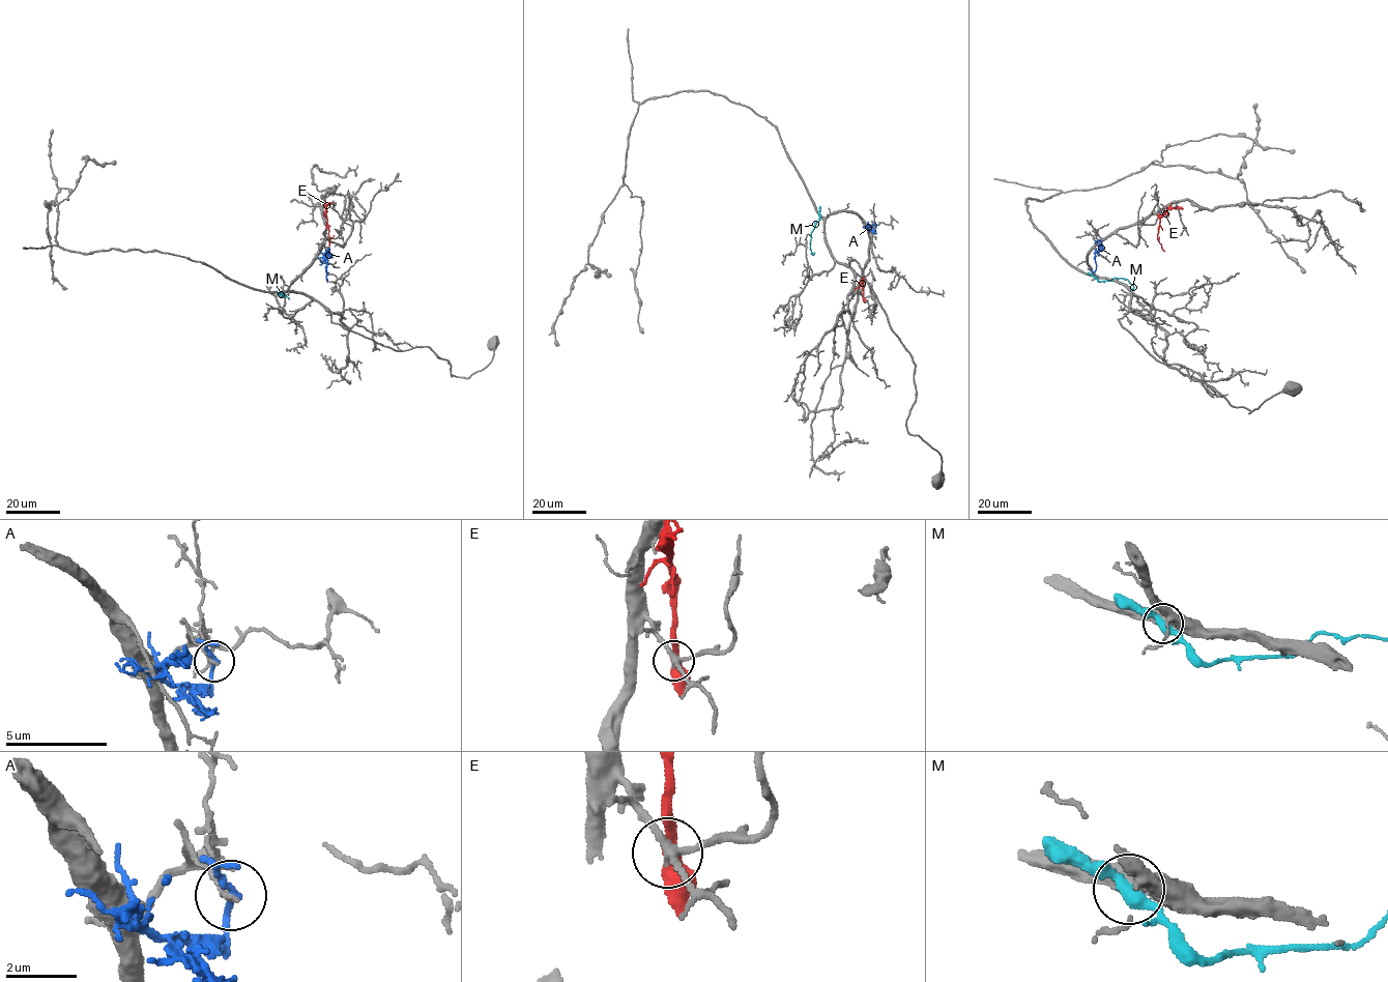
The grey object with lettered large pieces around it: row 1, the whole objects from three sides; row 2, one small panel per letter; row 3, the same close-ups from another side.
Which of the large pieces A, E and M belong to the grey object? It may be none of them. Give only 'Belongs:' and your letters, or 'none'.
Belongs: none

